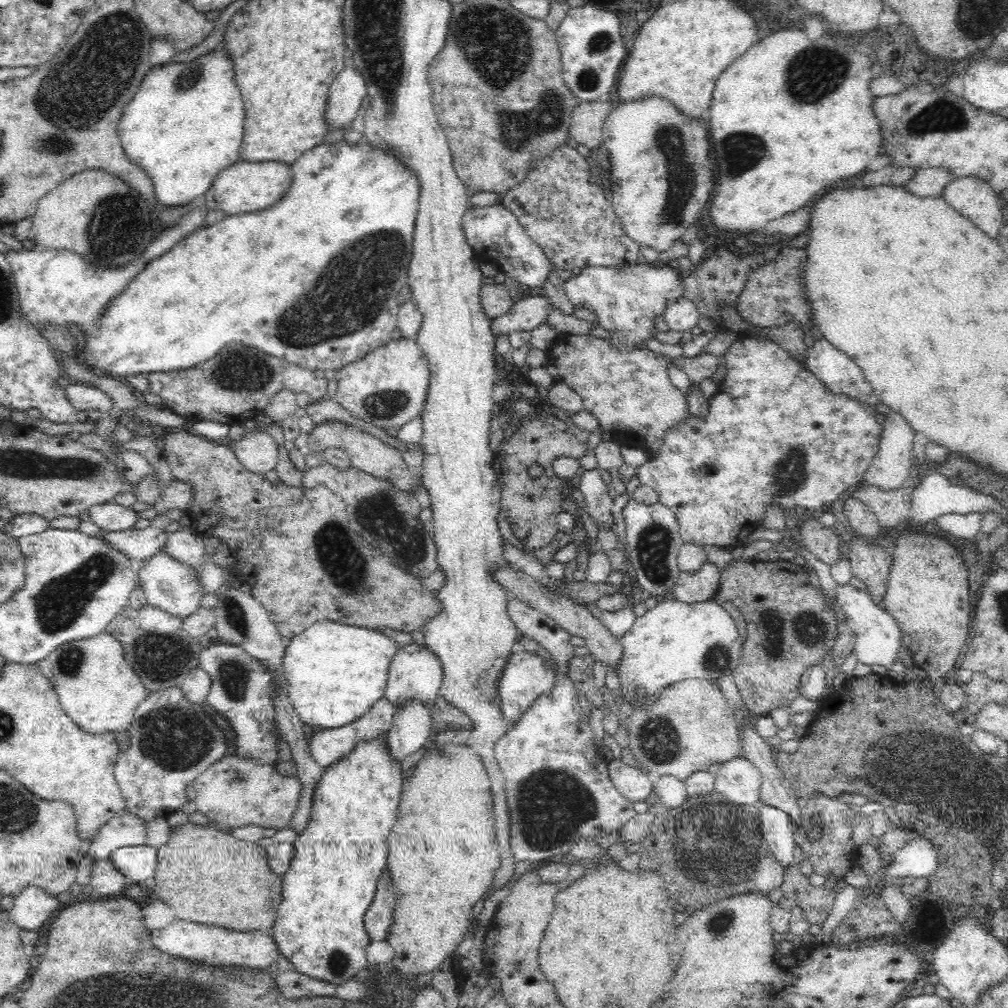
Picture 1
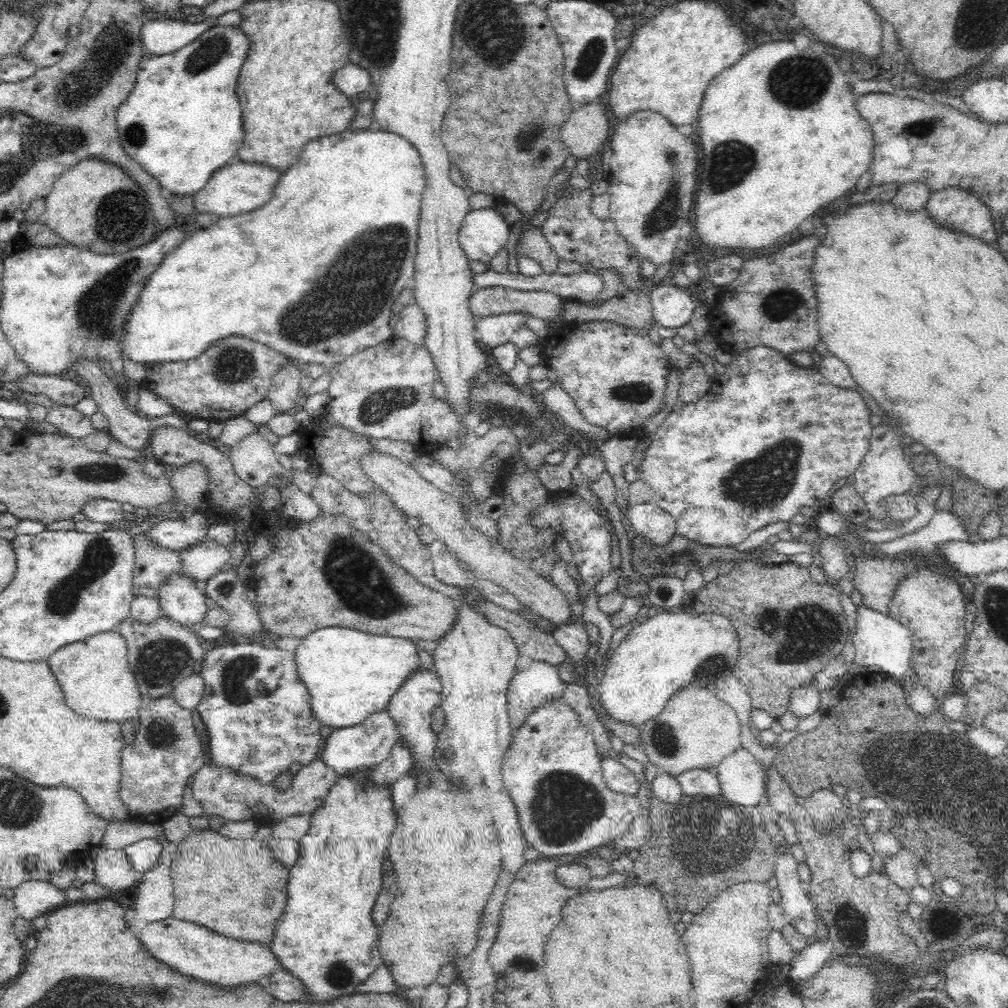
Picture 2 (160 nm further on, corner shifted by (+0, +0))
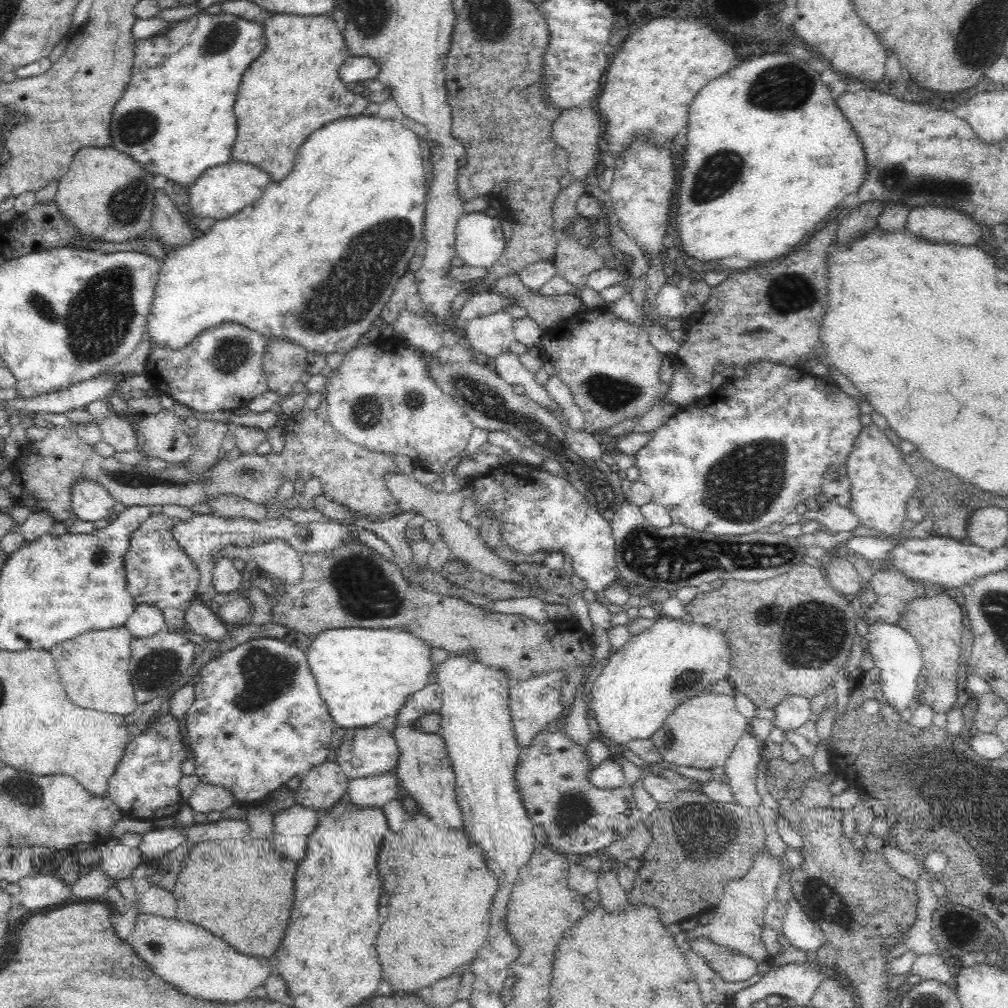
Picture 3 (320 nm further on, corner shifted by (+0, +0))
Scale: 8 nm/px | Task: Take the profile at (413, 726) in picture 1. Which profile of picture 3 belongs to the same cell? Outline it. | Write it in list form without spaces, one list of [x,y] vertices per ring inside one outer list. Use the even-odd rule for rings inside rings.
[[[394,771],[375,777],[349,779],[348,783],[345,799],[360,809],[381,809],[399,796],[399,782]]]

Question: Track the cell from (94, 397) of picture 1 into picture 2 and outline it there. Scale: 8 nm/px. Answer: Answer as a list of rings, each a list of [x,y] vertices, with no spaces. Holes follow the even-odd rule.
[[[32,374],[17,377],[17,380],[12,383],[20,391],[31,394],[44,394],[57,405],[70,408],[87,396],[87,389],[81,381],[73,379],[72,376],[63,378],[58,376],[35,376]]]

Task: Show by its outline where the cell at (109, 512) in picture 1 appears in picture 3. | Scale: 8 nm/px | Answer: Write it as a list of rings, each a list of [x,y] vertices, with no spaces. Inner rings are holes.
[[[78,478],[70,486],[70,498],[74,518],[94,524],[107,519],[117,503],[104,485],[87,478]]]

